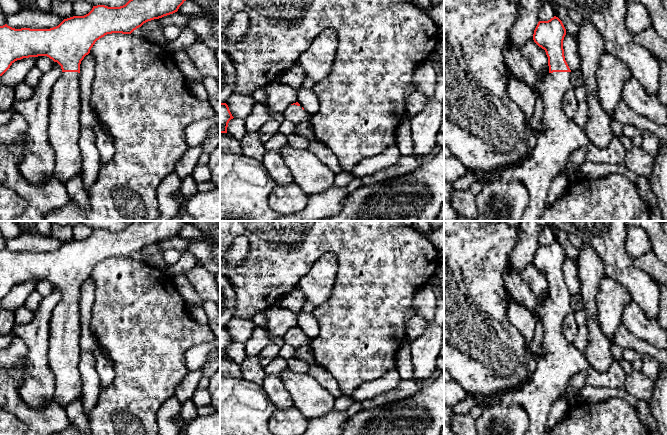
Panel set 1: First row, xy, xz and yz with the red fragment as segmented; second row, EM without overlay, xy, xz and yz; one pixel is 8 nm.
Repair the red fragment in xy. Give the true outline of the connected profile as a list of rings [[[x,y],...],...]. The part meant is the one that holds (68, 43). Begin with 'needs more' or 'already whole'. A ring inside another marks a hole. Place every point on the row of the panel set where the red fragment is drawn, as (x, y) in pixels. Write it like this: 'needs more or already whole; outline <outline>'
needs more; outline [[[129,0],[120,7],[105,5],[93,6],[84,16],[64,19],[58,26],[50,29],[15,29],[7,24],[0,26],[0,76],[17,60],[29,57],[47,56],[57,62],[62,74],[53,86],[49,98],[48,141],[55,155],[54,176],[62,184],[81,175],[82,155],[79,148],[81,124],[79,120],[80,64],[97,40],[107,34],[131,34],[144,23],[159,19],[178,11],[186,0]]]

